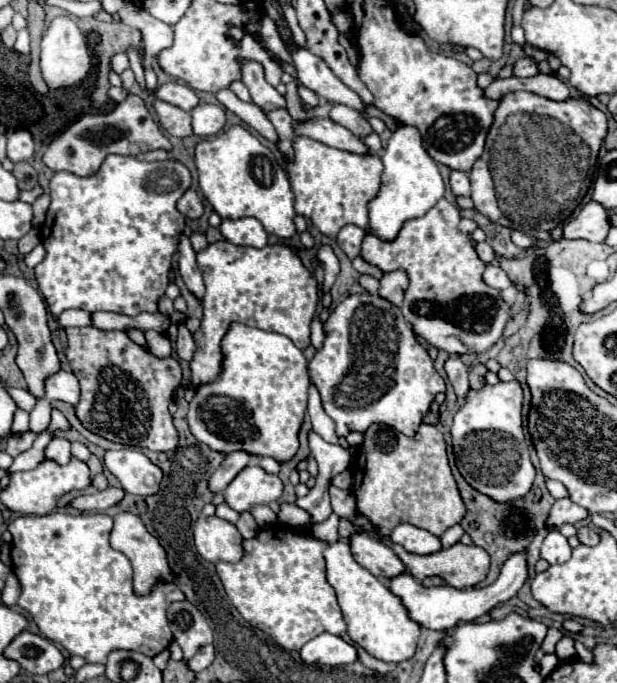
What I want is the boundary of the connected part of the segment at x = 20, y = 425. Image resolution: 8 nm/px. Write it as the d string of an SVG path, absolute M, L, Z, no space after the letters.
M16 410L16 416L14 416L14 424L12 424L12 430L10 430L10 436L20 436L24 432L28 432L28 412L24 410Z

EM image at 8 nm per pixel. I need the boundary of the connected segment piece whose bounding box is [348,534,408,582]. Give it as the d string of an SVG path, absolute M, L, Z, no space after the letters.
M354 534L348 542L352 546L354 560L382 582L388 582L388 578L396 578L396 574L408 572L400 558L396 558L394 550L380 540L368 534Z

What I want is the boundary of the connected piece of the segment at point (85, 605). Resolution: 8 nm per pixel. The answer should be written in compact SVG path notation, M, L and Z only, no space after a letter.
M52 512L52 514L46 514L46 516L18 516L16 520L12 520L8 524L8 530L12 534L12 570L18 576L20 586L22 586L22 594L20 594L18 604L24 610L30 612L30 616L36 620L42 636L46 636L52 642L62 644L70 654L82 656L86 662L92 662L92 664L96 664L96 662L106 664L106 656L112 650L138 650L146 656L156 656L158 652L162 652L164 648L170 646L172 632L170 632L170 624L168 624L168 618L166 618L166 608L176 600L184 600L184 594L176 584L158 584L148 596L136 596L132 592L130 560L122 552L116 552L114 548L110 548L110 544L108 544L108 536L110 536L110 530L112 530L112 516L108 516L108 514L74 514L72 516L72 514L60 514L60 512Z

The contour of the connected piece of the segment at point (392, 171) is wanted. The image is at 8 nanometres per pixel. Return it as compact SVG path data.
M400 126L392 134L388 146L382 152L382 162L384 162L384 176L382 176L384 186L380 188L378 196L368 204L370 212L368 228L370 232L374 232L384 240L394 240L406 220L424 216L444 196L444 180L440 176L438 164L424 150L416 126Z

